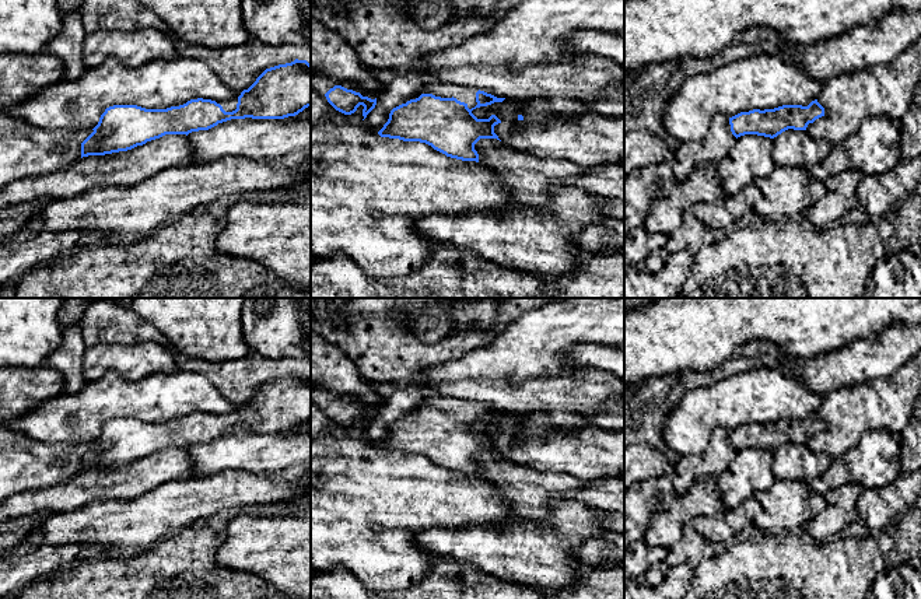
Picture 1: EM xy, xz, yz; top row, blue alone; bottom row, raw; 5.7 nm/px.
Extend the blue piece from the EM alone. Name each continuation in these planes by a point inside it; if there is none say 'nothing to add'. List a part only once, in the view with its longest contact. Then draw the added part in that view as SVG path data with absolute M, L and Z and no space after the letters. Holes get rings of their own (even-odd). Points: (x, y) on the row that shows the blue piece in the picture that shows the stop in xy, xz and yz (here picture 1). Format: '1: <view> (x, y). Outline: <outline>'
1: xz (433, 84). Outline: M428 74L424 81L423 94L433 94L441 98L456 98L460 102L465 102L469 109L477 105L476 92L477 88L458 85L454 83L444 83L435 74Z

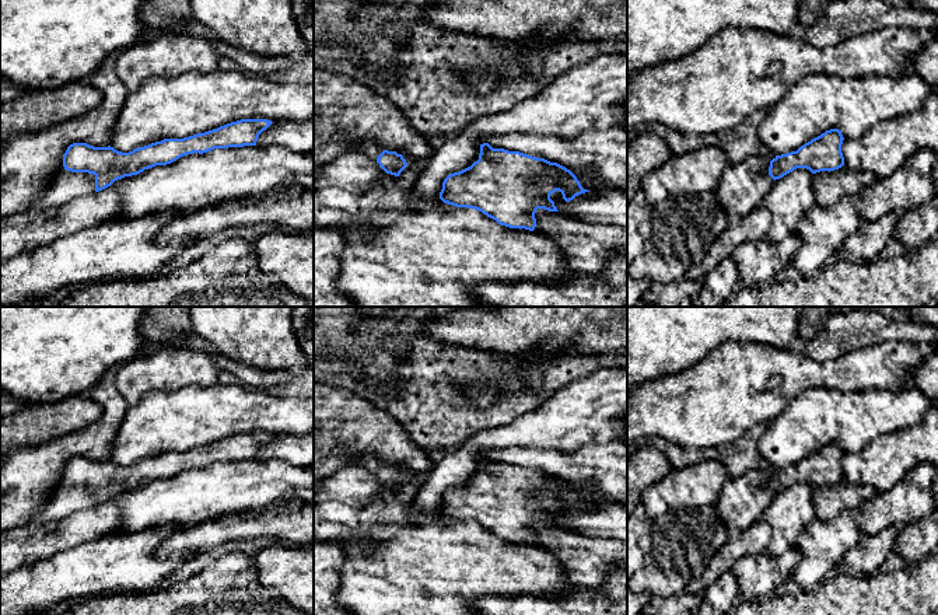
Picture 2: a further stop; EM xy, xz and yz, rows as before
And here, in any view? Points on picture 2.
1: xy (66, 187). Outline: M62 165L52 182L41 192L32 209L56 209L92 193L95 193L94 174L71 172Z

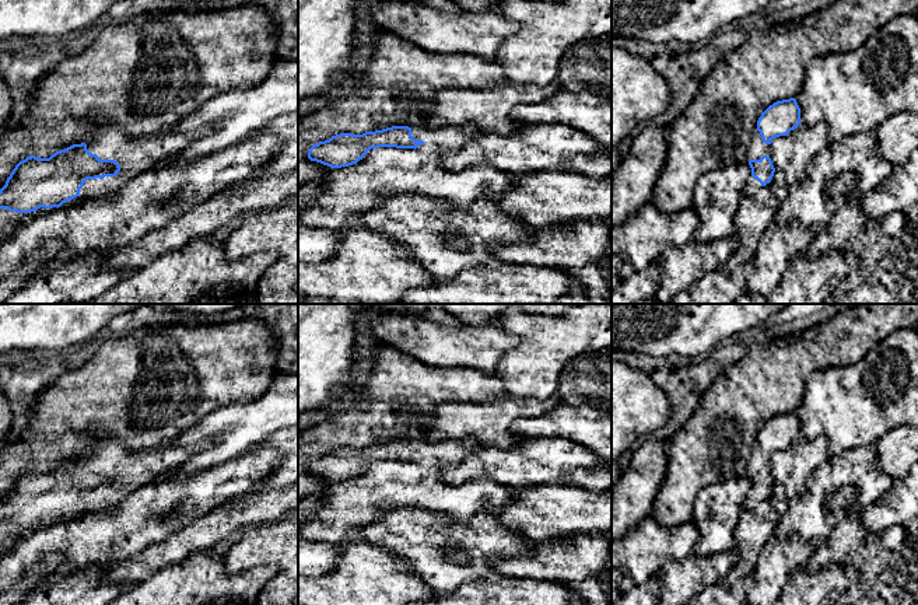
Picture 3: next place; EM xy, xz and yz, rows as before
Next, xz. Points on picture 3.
1: xz (442, 140). Outline: M442 126L442 127L411 127L411 136L424 143L417 146L417 151L427 155L441 157L444 154L458 153L463 144L481 130L477 126Z

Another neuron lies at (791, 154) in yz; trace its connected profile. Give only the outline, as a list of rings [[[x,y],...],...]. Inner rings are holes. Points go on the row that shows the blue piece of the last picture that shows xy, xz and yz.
[[[826,123],[814,126],[799,125],[786,136],[771,140],[771,161],[775,171],[785,175],[785,183],[800,182],[810,161],[830,144],[830,129]]]

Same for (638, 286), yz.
[[[652,262],[645,270],[621,280],[612,293],[612,304],[635,304],[640,300],[655,298],[662,272],[658,262]]]

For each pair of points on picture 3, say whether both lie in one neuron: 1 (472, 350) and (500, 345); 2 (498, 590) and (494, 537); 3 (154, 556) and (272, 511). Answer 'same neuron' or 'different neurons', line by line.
1: same neuron
2: different neurons
3: same neuron

